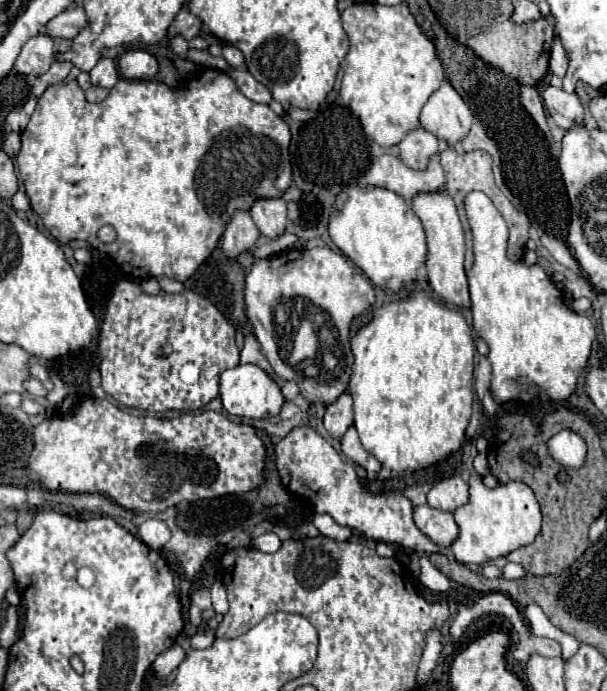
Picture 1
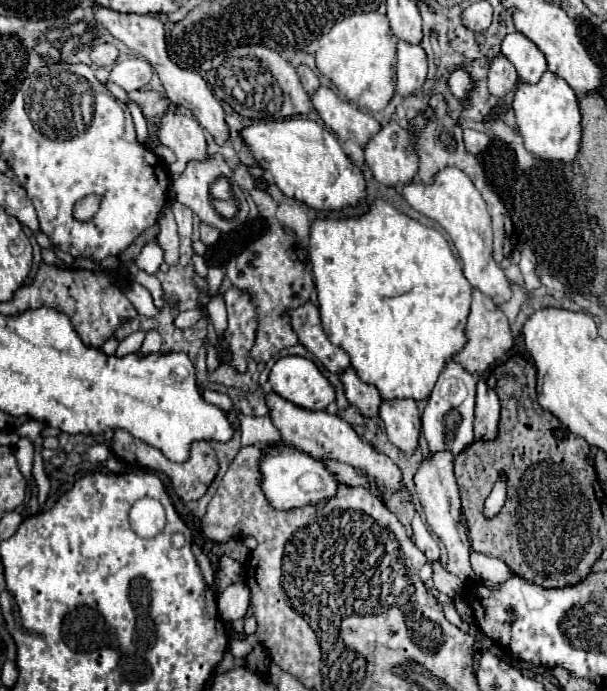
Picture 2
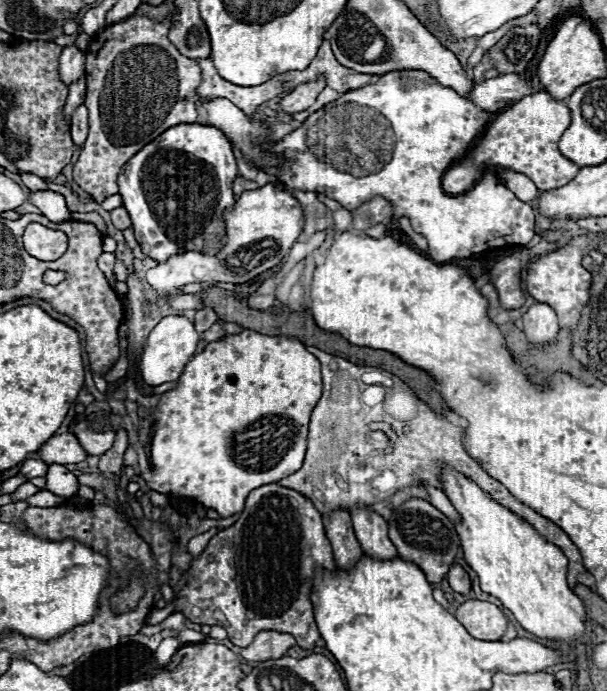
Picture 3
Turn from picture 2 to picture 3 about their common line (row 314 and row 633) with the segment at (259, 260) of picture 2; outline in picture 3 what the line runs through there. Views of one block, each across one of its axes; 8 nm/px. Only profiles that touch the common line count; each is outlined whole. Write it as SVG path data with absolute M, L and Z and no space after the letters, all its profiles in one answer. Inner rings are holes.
M262 630L256 634L256 638L250 646L240 648L240 656L250 662L282 658L286 654L286 650L292 646L296 646L296 640L292 634L284 634L284 632L276 632L276 630Z

